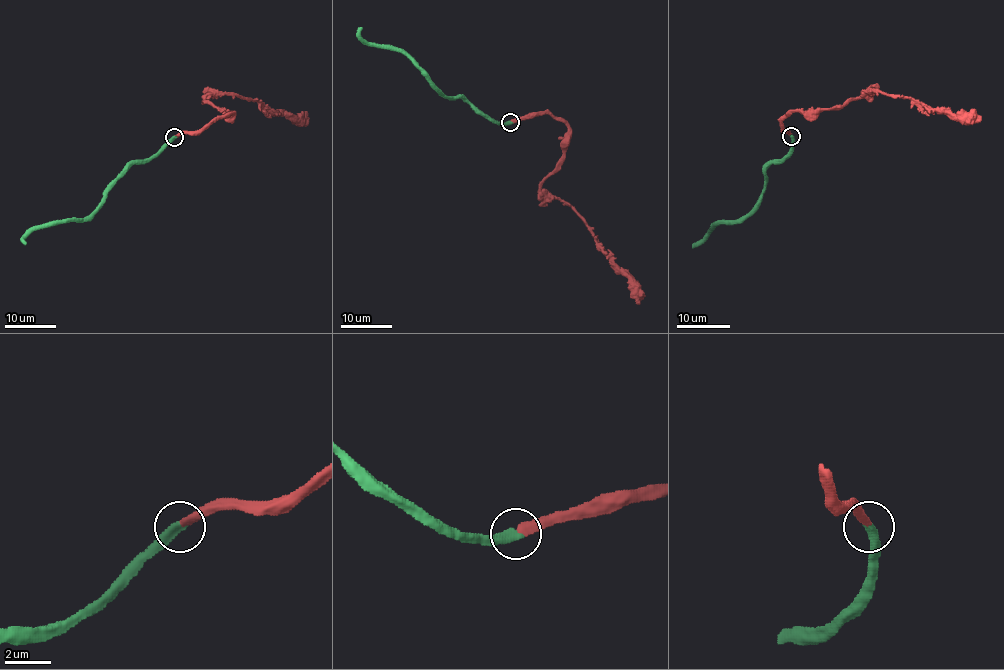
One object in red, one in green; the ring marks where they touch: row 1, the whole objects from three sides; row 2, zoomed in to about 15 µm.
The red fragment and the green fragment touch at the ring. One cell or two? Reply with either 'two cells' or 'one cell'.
one cell

